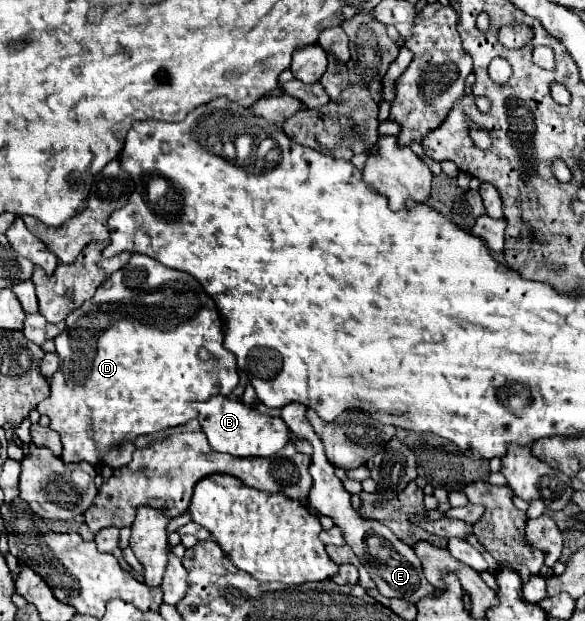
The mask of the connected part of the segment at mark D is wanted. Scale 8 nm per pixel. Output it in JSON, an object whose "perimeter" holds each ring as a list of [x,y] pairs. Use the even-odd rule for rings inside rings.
{"perimeter":[[[133,253],[129,263],[123,269],[111,273],[103,281],[103,285],[97,287],[95,295],[91,299],[87,299],[87,303],[83,303],[79,309],[75,309],[75,311],[71,311],[71,315],[67,315],[65,325],[67,325],[65,331],[55,339],[57,355],[61,359],[61,365],[59,365],[59,371],[51,377],[51,395],[37,405],[37,411],[41,415],[49,417],[49,421],[51,421],[49,427],[61,435],[61,441],[63,441],[63,457],[61,459],[63,459],[63,463],[87,461],[91,465],[97,465],[99,459],[103,457],[103,453],[107,453],[109,449],[113,449],[113,447],[117,447],[125,441],[135,441],[139,435],[147,435],[147,433],[155,433],[155,431],[161,431],[161,429],[177,427],[177,425],[183,425],[191,419],[197,419],[199,413],[193,407],[193,403],[209,399],[213,395],[229,397],[233,393],[233,389],[237,387],[237,383],[239,383],[235,355],[223,347],[223,339],[225,339],[223,319],[221,319],[221,313],[219,313],[215,301],[205,293],[205,289],[199,285],[199,281],[195,277],[191,277],[189,273],[177,271],[177,269],[169,269],[169,267],[161,265],[159,261],[147,257],[147,255]],[[203,347],[213,357],[211,361],[201,361],[199,359],[199,349],[203,349]]]}

